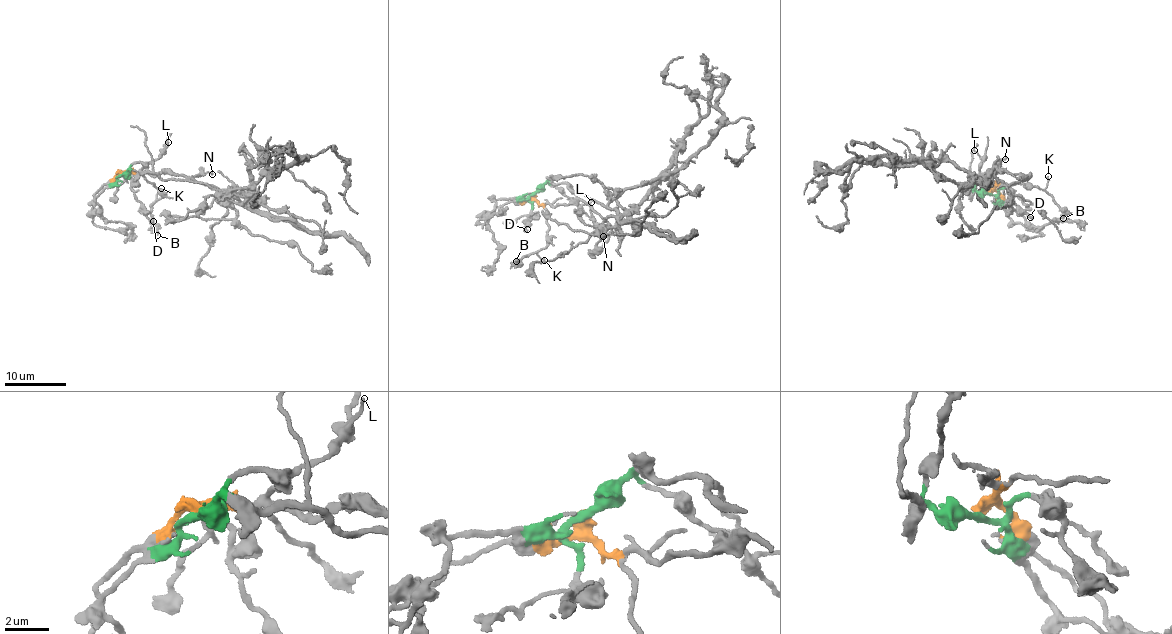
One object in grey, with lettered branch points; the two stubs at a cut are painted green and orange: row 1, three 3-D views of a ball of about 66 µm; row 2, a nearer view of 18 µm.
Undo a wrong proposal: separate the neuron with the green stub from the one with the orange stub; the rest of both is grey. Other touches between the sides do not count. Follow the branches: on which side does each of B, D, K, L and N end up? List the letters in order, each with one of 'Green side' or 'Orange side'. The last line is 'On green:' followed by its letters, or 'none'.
B: Orange side
D: Green side
K: Orange side
L: Green side
N: Orange side
On green: D, L

